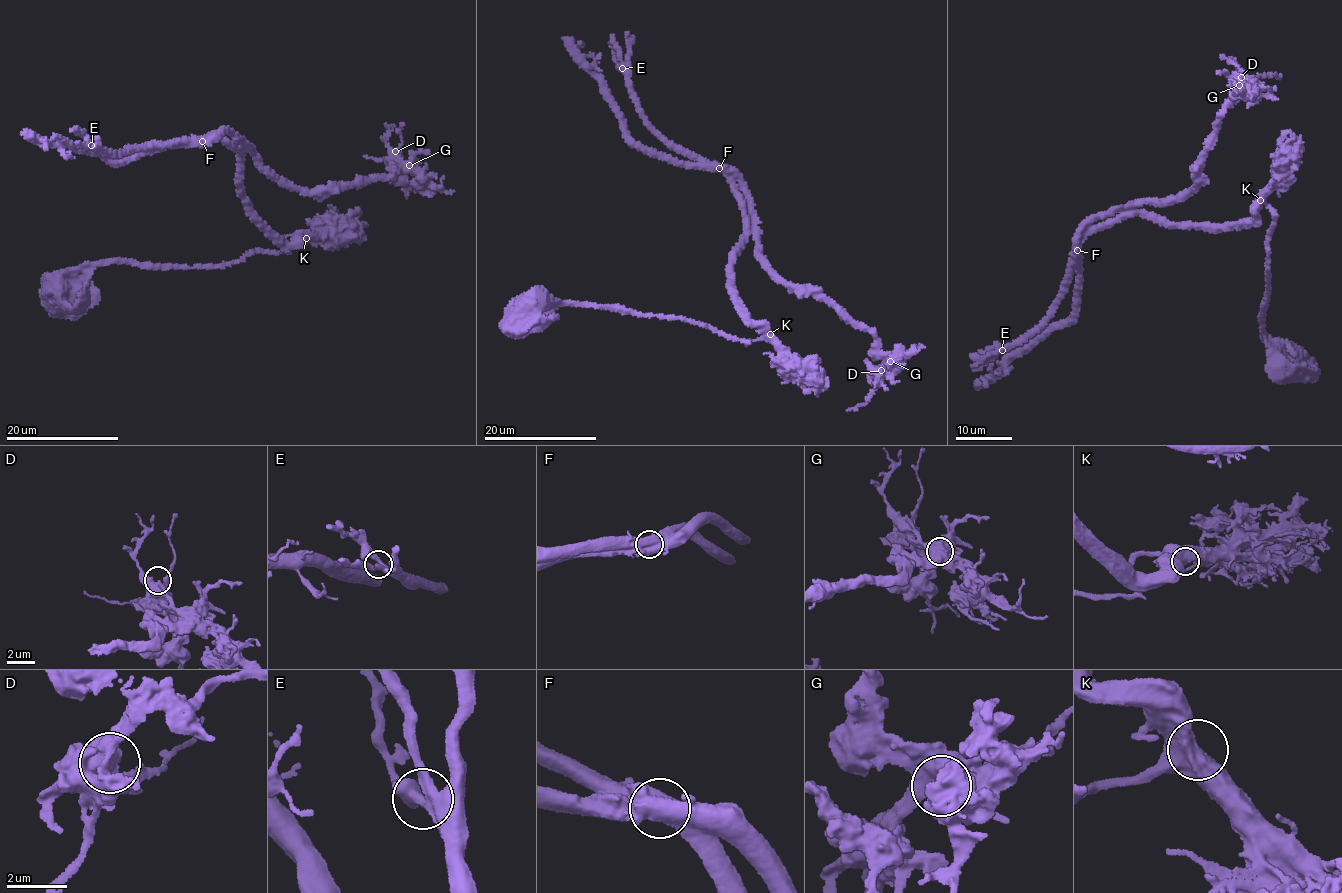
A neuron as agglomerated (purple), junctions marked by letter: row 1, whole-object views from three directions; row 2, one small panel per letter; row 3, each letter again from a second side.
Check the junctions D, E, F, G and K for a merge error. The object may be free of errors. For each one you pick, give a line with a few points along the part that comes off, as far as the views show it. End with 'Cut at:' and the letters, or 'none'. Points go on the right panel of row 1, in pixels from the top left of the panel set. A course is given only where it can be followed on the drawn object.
F: foreign part runs (1077, 251), (1093, 219), (1173, 200), (1193, 188), (1221, 111), (1239, 86), (1261, 75), (1280, 77)
Cut at: F

